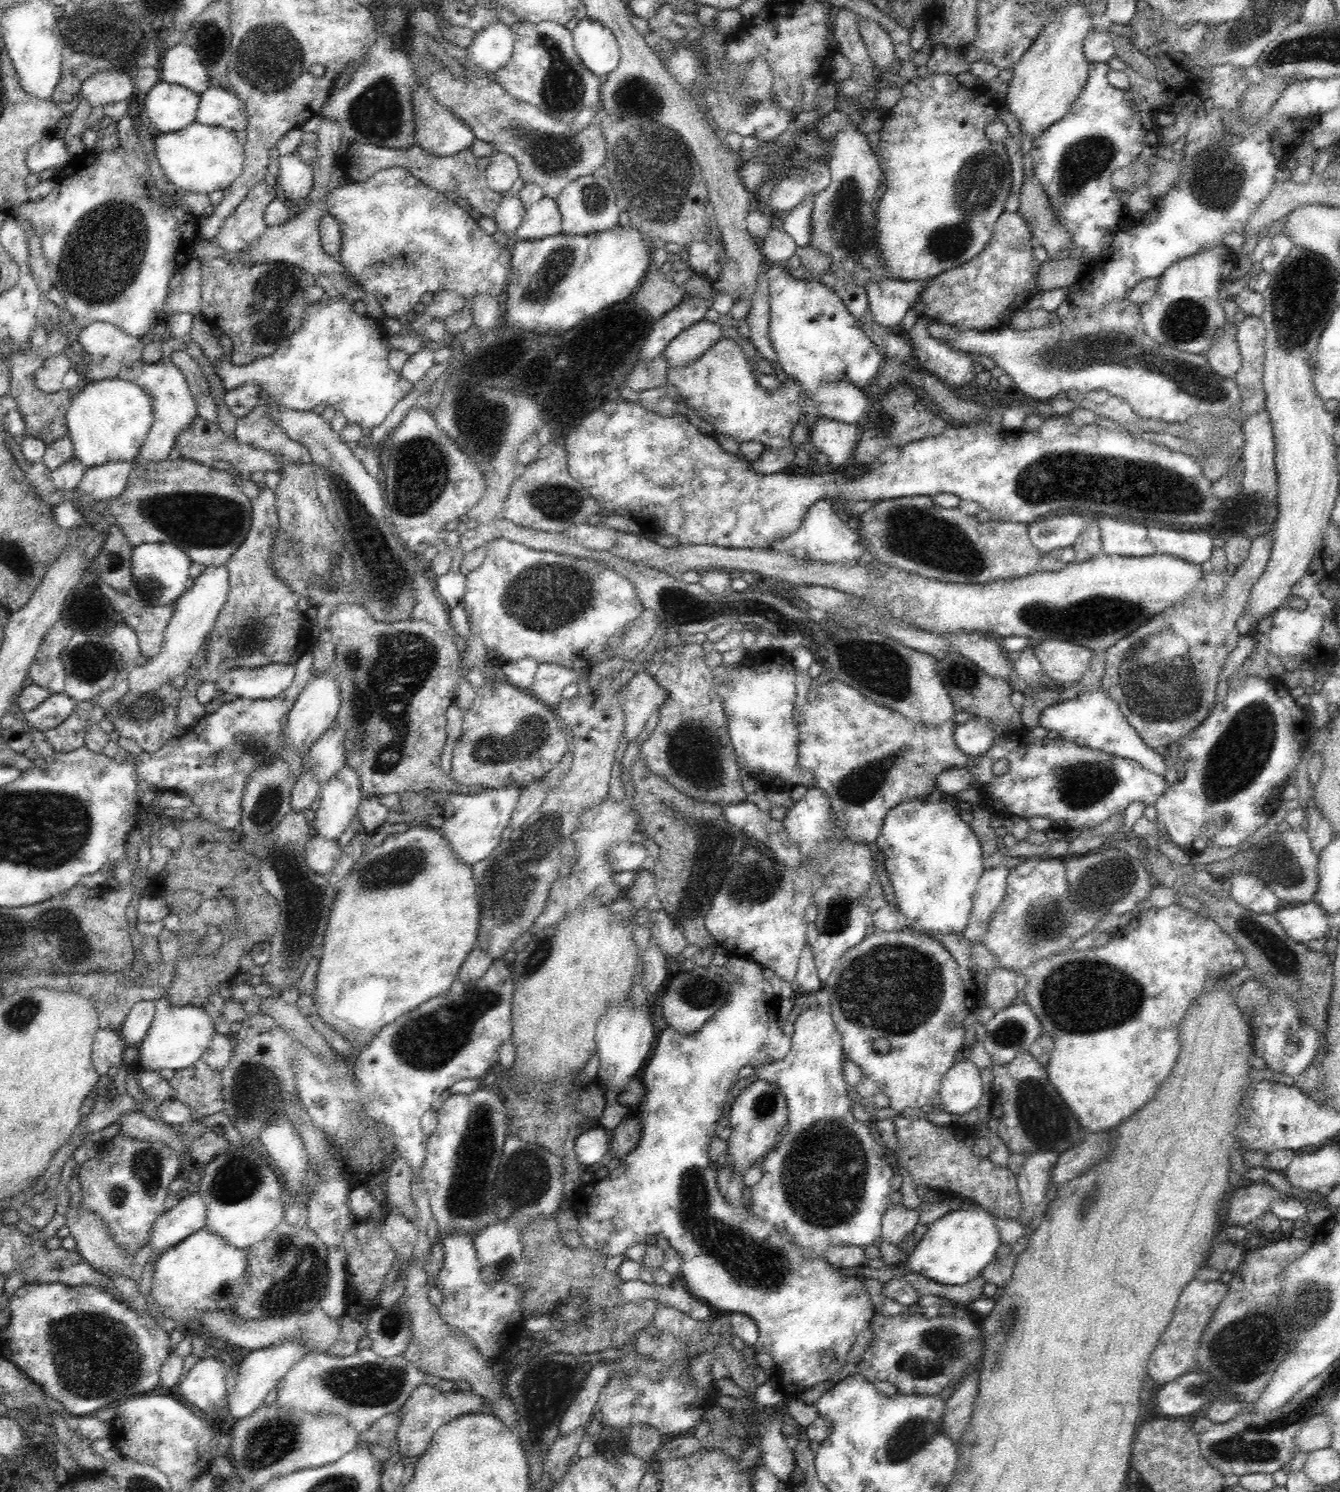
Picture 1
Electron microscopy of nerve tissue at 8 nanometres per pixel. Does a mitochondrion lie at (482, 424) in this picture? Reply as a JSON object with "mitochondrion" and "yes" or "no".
{"mitochondrion":"yes"}

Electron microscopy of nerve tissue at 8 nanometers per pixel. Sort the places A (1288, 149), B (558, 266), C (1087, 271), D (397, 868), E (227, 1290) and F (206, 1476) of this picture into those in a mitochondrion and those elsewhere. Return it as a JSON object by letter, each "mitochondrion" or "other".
{"A":"other","B":"mitochondrion","C":"other","D":"mitochondrion","E":"mitochondrion","F":"other"}

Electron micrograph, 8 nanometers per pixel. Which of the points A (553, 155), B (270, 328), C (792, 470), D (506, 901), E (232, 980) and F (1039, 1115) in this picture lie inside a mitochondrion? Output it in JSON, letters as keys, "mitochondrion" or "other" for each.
{"A":"mitochondrion","B":"mitochondrion","C":"other","D":"mitochondrion","E":"other","F":"mitochondrion"}

